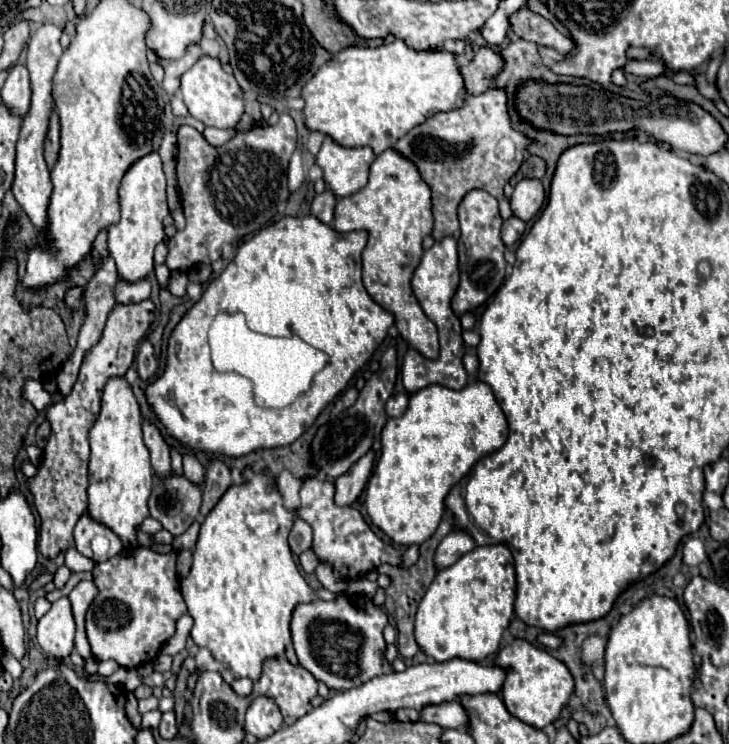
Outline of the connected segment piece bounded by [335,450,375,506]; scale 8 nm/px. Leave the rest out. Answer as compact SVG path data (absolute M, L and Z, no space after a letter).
M369 450L365 456L361 456L343 476L339 476L335 480L335 502L339 506L347 506L347 504L353 504L359 494L363 492L369 476L371 476L371 470L373 470L373 462L375 462L375 452Z

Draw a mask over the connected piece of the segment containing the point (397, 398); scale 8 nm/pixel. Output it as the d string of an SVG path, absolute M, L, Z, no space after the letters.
M393 394L389 400L387 400L387 406L385 406L385 410L387 410L387 416L391 416L391 418L397 418L397 416L401 416L403 412L405 412L405 408L407 408L407 394Z

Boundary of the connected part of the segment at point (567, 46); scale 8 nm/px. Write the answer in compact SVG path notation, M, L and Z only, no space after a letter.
M519 8L517 12L509 14L509 24L511 24L511 32L517 38L535 42L539 46L555 48L561 54L573 54L575 52L575 44L567 36L563 36L547 18L533 14L527 8Z

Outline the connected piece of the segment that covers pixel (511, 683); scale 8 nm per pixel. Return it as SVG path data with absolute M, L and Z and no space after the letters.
M517 638L509 646L501 648L495 658L495 664L505 668L507 672L505 684L501 688L507 710L535 728L545 728L547 724L551 724L573 694L573 678L567 666L527 640Z

